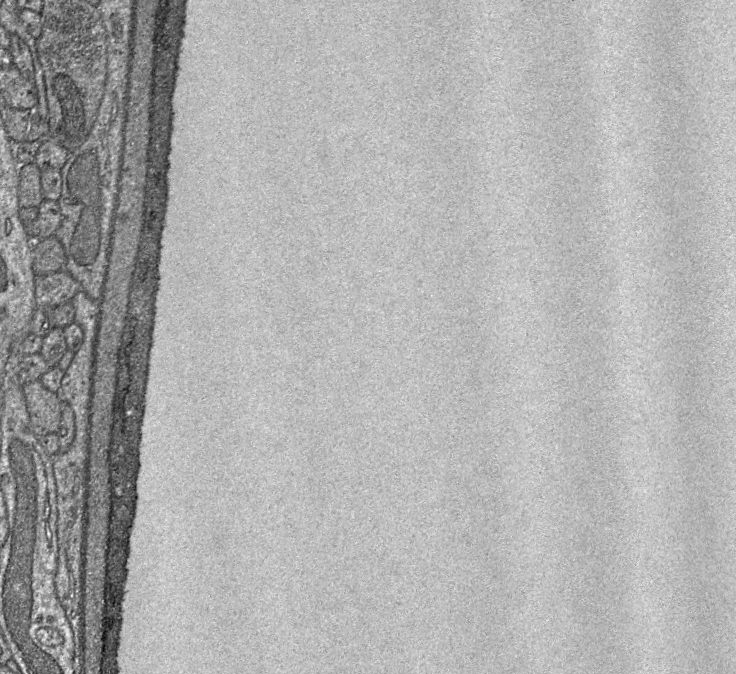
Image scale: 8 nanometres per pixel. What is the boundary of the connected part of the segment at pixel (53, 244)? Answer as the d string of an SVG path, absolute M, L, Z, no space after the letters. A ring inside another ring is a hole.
M55 236L35 240L32 250L33 270L36 276L64 270L66 265L65 251Z

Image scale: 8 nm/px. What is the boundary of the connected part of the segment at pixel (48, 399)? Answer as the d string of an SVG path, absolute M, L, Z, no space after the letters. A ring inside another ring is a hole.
M40 380L28 382L22 386L29 413L29 429L37 437L57 433L61 421L62 399L58 394L49 391Z

